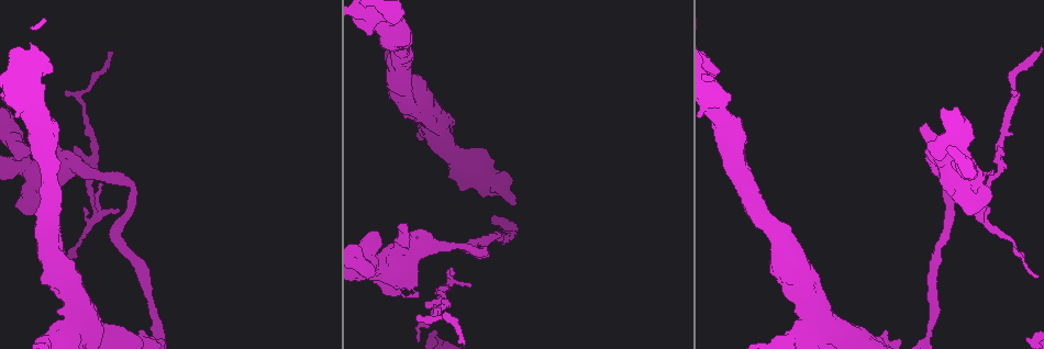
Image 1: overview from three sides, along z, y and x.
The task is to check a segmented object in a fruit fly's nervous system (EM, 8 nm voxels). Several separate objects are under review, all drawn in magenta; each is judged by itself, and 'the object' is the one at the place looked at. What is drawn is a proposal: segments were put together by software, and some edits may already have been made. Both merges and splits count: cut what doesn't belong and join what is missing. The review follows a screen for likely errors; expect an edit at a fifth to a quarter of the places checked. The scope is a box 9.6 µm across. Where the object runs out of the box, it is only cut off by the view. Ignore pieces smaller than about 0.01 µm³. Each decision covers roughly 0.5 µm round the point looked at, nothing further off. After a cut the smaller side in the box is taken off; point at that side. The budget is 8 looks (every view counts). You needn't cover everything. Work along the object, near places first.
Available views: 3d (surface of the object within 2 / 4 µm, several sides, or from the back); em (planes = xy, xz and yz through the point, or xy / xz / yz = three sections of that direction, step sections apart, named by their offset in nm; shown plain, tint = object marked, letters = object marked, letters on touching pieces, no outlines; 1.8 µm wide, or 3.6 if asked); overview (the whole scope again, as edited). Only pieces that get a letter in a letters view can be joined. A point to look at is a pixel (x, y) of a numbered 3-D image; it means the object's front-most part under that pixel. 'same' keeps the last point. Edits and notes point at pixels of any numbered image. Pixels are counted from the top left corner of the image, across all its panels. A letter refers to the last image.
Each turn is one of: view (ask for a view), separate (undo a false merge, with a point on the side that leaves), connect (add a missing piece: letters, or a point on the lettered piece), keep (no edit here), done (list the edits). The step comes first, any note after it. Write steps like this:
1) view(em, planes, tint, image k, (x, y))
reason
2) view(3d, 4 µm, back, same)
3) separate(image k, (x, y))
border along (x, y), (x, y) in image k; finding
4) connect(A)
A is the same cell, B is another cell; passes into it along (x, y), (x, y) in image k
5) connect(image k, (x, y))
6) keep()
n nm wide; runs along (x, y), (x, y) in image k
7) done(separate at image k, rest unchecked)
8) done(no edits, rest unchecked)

view(3d, 2 µm, image 1, (119, 212))
tapers out

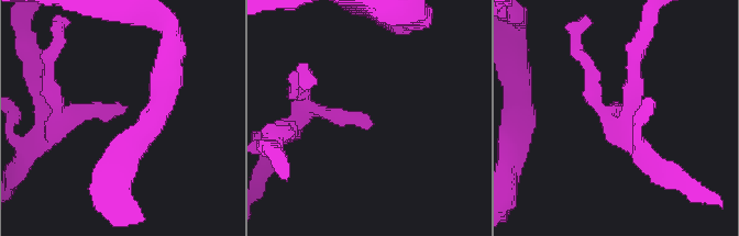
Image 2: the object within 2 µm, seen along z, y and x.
view(em, planes, letters, image 2, (127, 107))

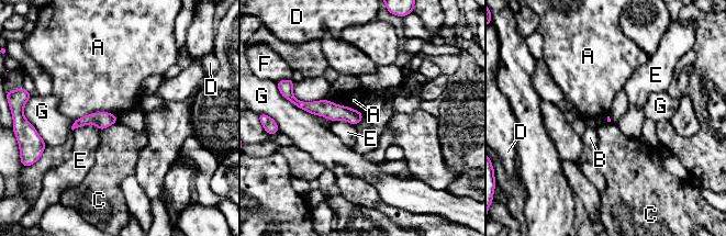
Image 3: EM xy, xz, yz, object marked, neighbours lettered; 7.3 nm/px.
keep()
A, B, C, D, E, F and G are other cells; border along (362, 118), (355, 125) in image 3; none of them fits

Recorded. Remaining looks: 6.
view(em, xy, step 16, tint, image 1, (821, 320))
thick turns thin

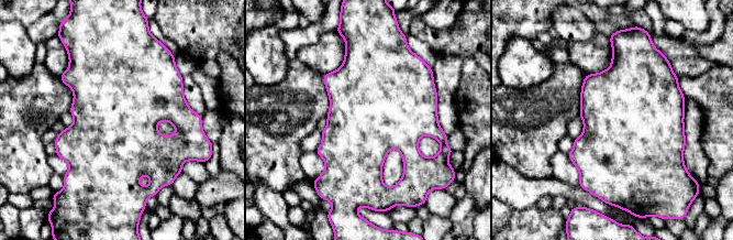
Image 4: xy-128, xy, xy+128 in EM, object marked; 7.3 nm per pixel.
view(em, planes, letters, same)
another direction

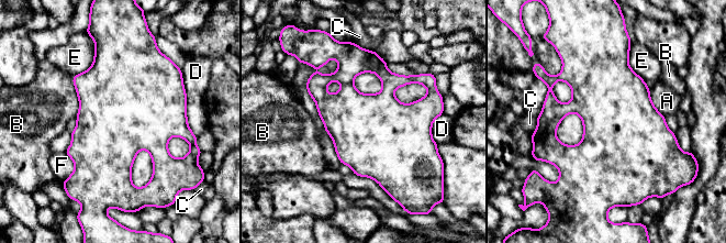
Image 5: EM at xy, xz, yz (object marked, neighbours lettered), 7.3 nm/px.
keep()
A, B, C, D, E and F are other cells; border along (71, 76), (78, 99), (76, 118) in image 5; continuous, no second neuron

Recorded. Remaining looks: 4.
view(em, 3.6 µm, planes, plain, image 1, (71, 169))
sudden change in width

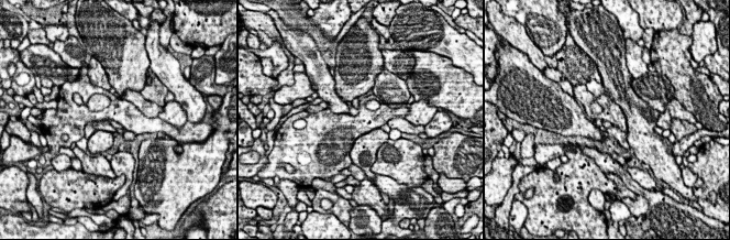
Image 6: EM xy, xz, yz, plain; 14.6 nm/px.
view(em, 3.6 µm, planes, letters, same)
what lies round it

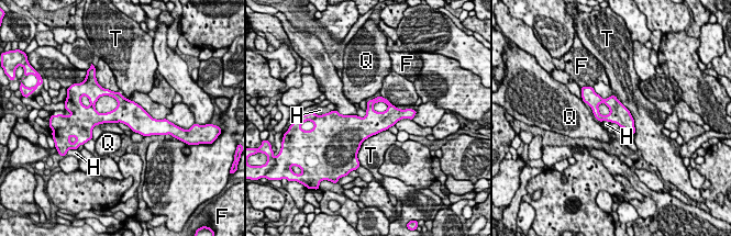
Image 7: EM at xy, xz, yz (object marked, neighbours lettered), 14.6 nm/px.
keep()
F, H, Q and T are other cells; runs along (90, 118), (135, 116), (153, 125) in image 7; all the same neuron

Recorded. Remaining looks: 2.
done(no edits, rest unchecked)

